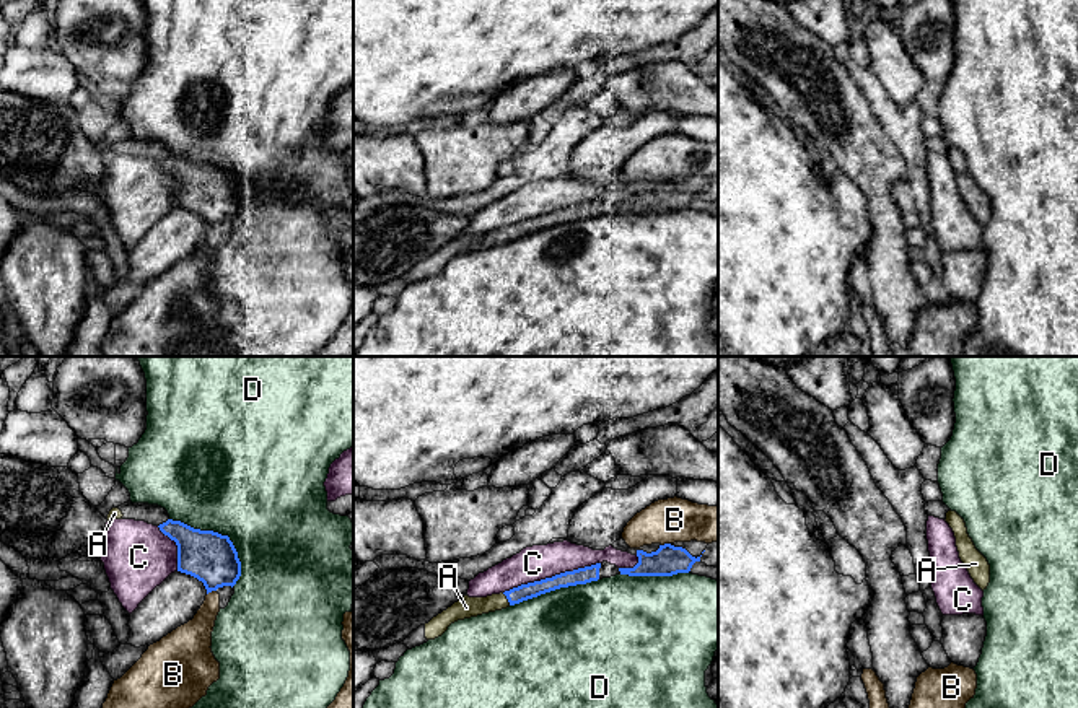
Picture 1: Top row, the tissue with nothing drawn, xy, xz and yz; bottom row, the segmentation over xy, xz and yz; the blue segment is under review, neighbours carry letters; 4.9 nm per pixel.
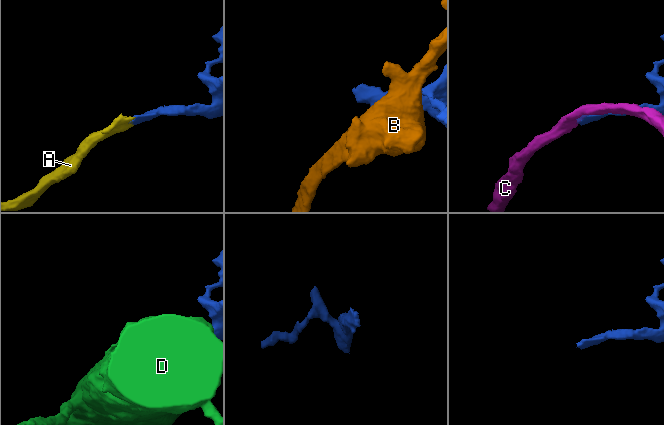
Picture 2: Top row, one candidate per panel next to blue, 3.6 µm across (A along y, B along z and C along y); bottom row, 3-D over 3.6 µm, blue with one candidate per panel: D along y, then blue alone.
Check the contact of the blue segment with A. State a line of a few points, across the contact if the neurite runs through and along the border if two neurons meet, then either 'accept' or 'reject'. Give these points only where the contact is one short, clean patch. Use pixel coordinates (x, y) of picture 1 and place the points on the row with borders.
line xz (531, 590), (507, 598), (466, 607); accept

